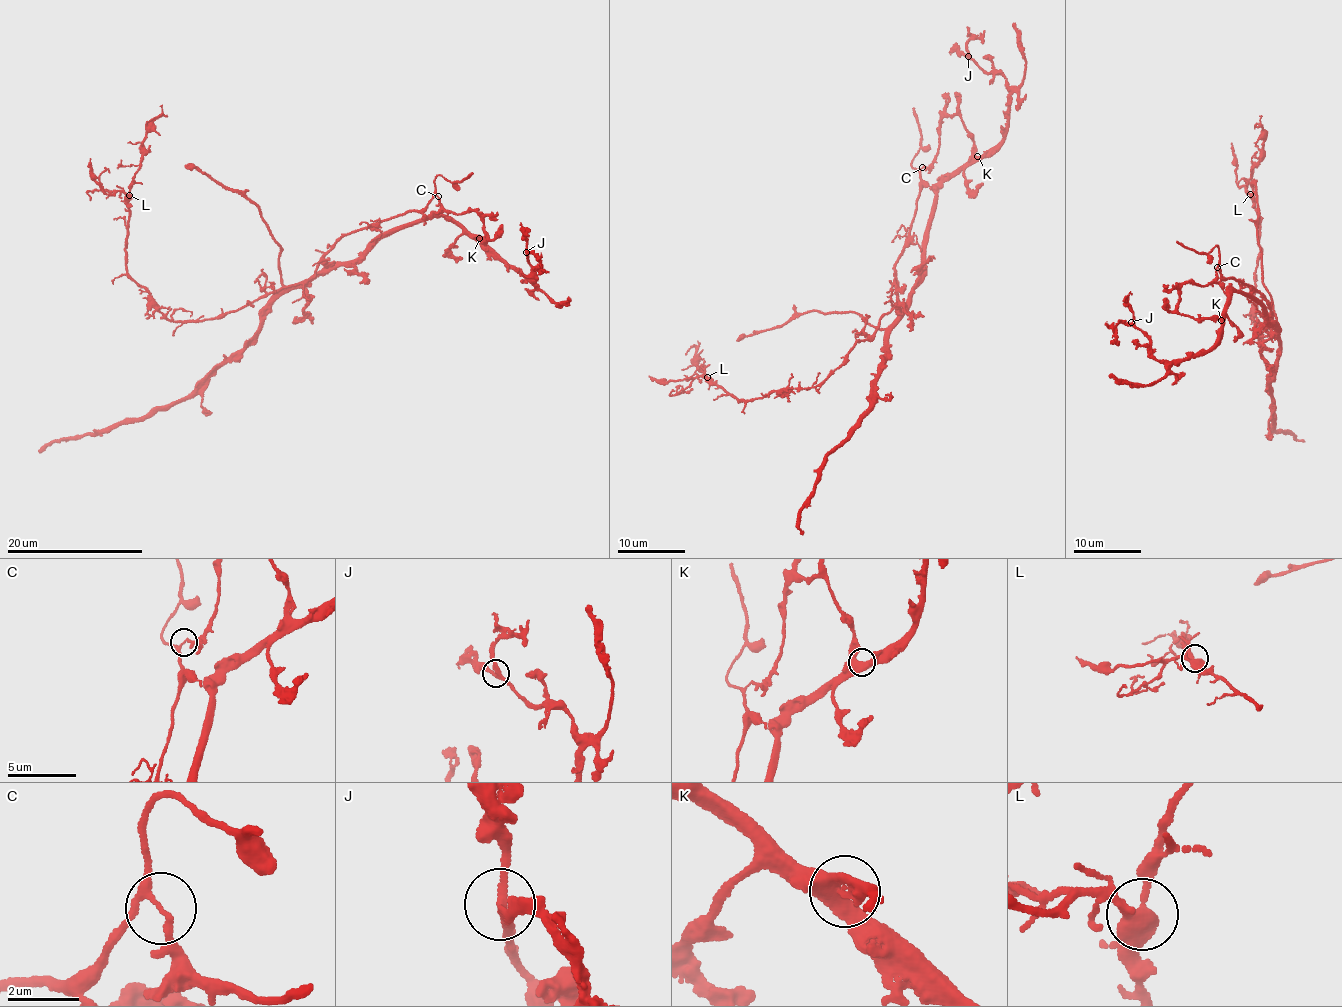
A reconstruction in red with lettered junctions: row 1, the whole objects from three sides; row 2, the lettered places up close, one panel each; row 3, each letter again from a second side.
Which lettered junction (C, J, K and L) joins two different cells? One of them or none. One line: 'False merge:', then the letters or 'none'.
False merge: C

